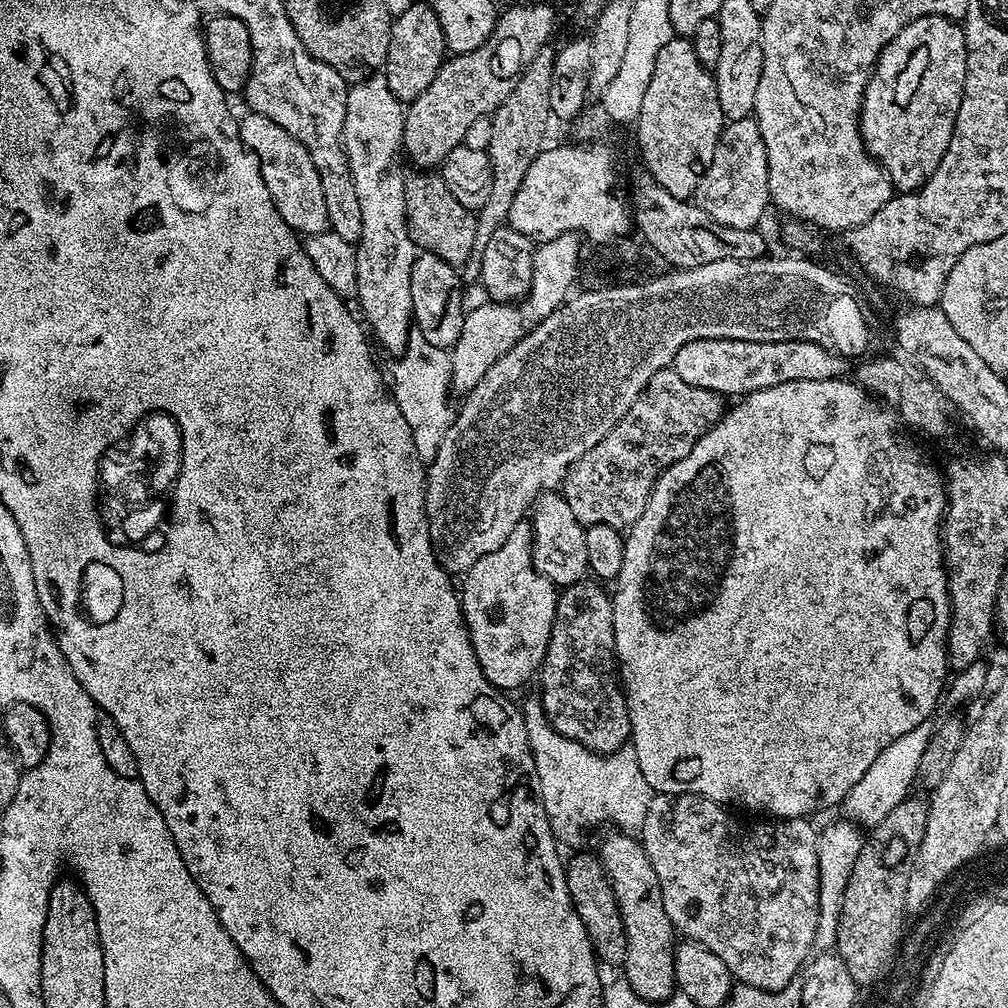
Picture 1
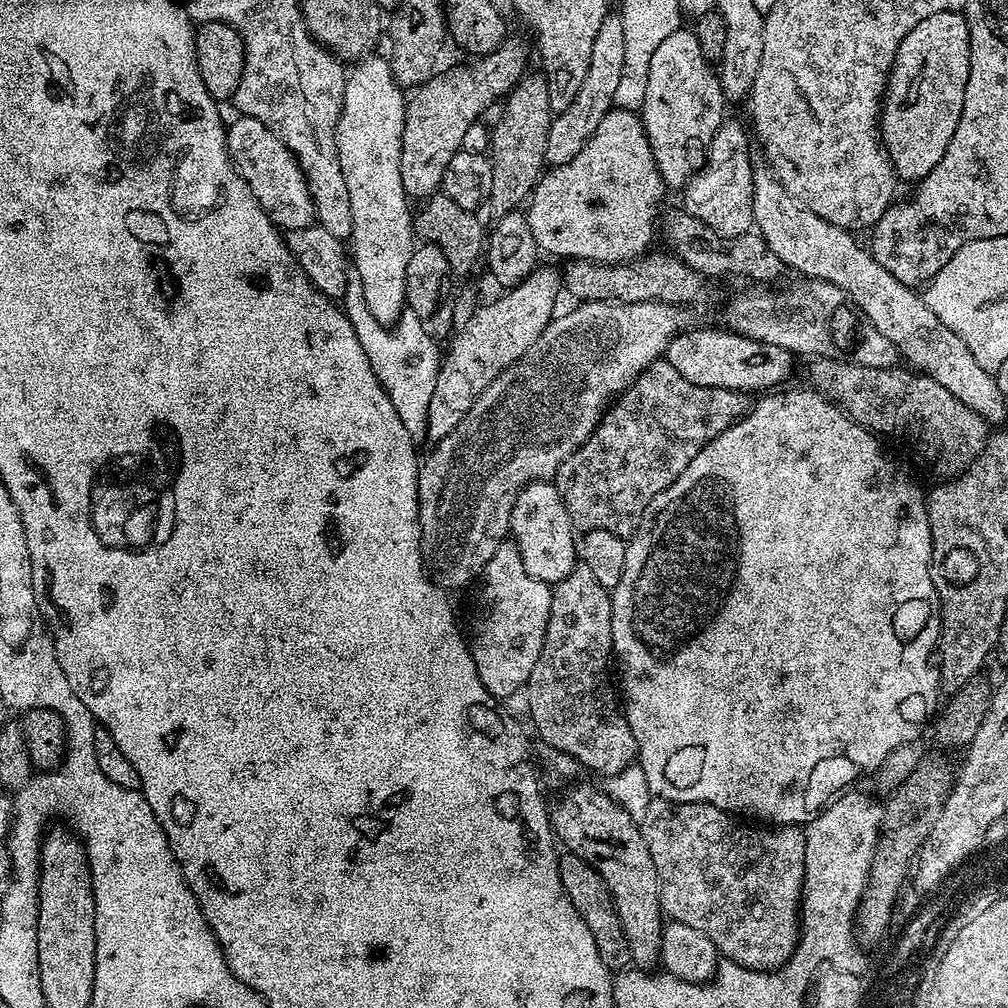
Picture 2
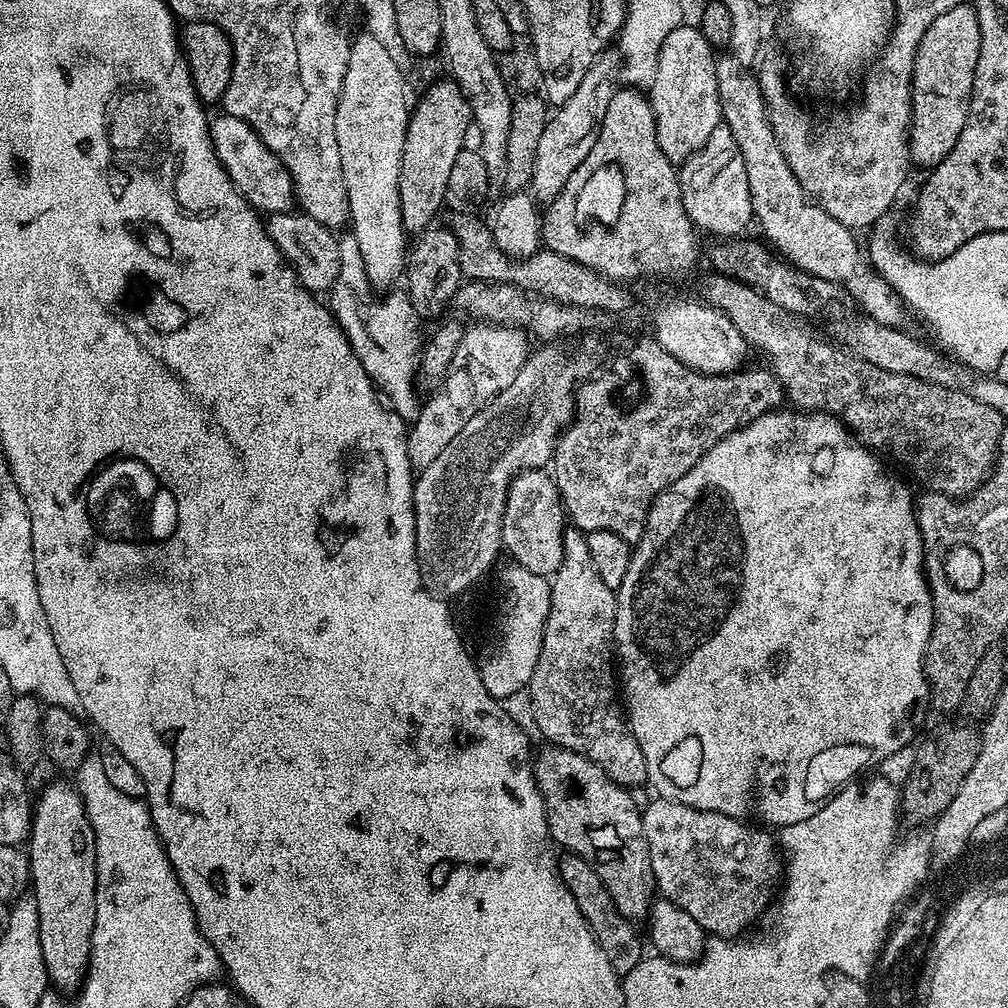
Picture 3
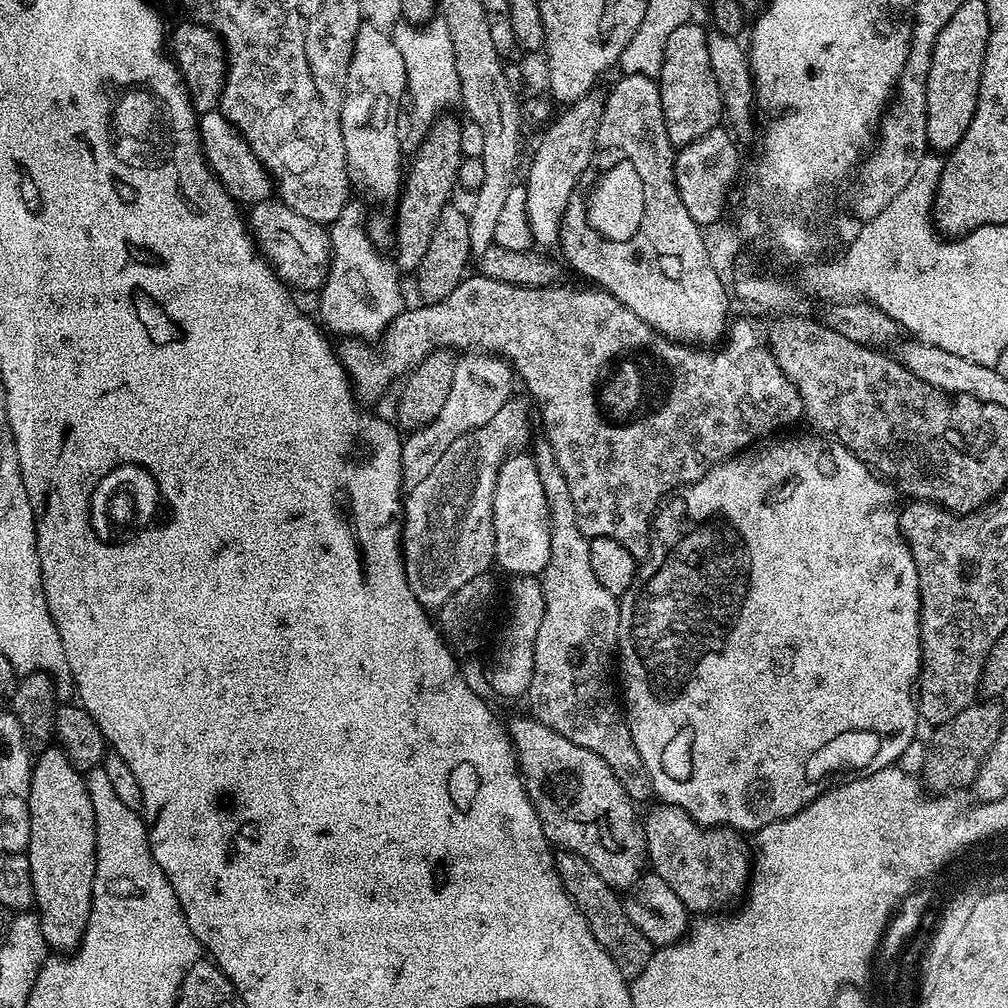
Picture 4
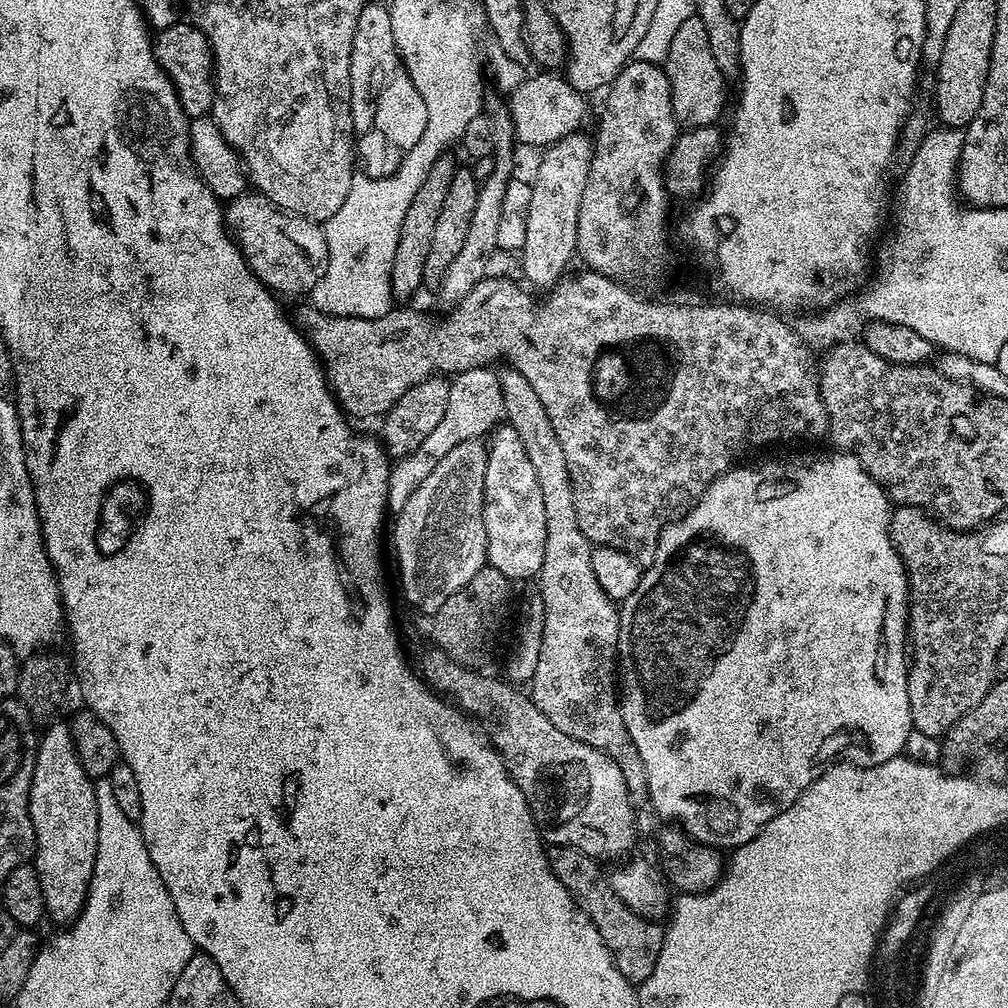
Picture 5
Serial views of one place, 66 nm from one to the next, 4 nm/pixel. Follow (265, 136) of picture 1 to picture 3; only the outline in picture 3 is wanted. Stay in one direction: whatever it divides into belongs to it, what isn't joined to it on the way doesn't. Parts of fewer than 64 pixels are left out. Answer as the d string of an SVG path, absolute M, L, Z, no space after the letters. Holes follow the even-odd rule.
M220 114L209 125L209 136L216 157L234 182L235 188L253 209L261 214L289 212L295 207L295 188L292 175L279 158L262 142L248 123L227 114Z

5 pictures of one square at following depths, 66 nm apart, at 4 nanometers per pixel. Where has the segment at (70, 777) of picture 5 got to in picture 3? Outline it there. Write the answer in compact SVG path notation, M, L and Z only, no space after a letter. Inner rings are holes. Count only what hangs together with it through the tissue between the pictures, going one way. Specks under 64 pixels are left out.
M71 783L45 786L44 793L36 804L36 813L31 813L30 816L27 844L30 892L35 896L38 906L38 942L42 942L42 958L44 965L48 967L48 979L57 989L79 989L84 983L88 959L92 953L96 917L96 843L84 809L84 799Z

